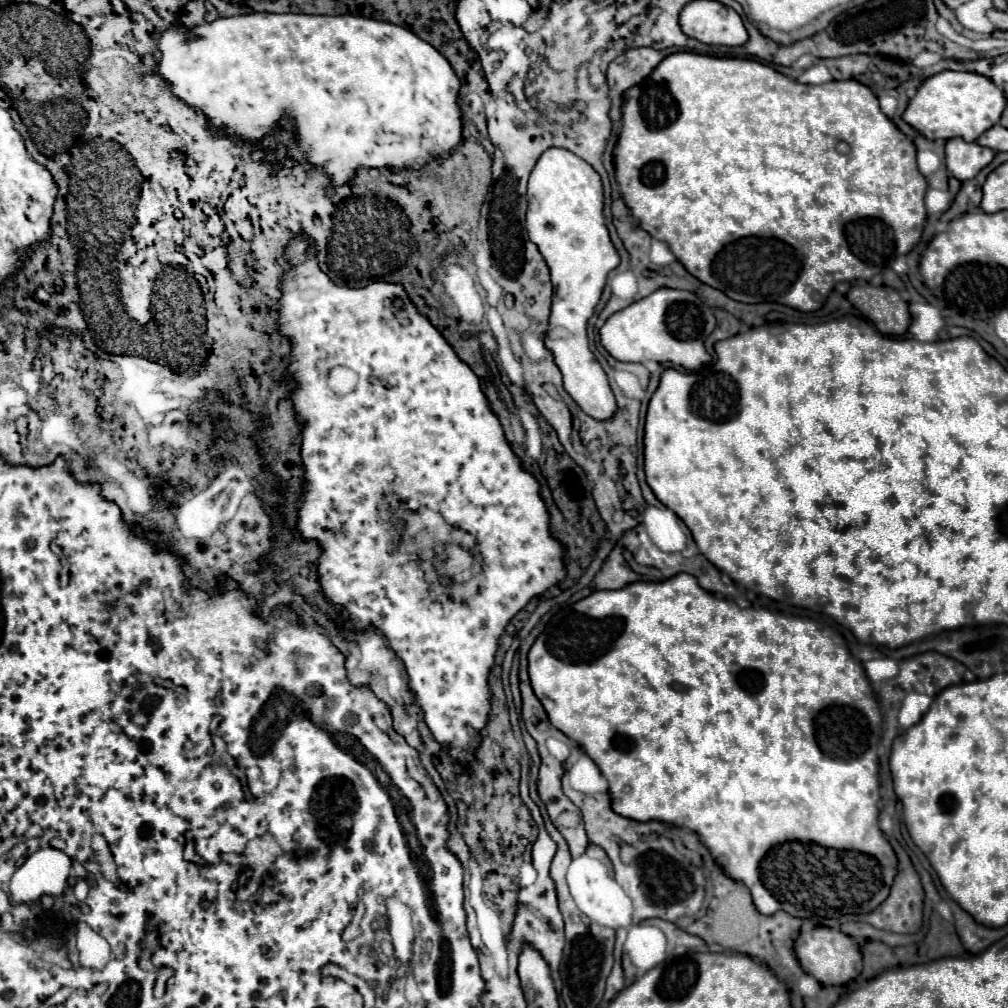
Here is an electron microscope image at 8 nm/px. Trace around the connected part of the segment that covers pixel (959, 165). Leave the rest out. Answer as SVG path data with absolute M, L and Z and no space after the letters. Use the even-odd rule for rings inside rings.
M960 138L946 142L946 168L948 174L960 182L972 180L984 166L992 162L996 152L976 142L964 142Z

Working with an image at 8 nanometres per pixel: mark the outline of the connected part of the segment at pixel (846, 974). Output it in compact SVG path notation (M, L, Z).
M814 928L796 938L794 950L804 972L812 974L822 986L844 986L862 972L862 954L860 946L840 930L832 928Z

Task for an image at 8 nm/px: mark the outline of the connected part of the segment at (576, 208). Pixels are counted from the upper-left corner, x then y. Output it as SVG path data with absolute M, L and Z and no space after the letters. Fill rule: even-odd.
M548 148L536 162L528 180L526 226L530 240L542 252L554 284L552 314L546 332L546 348L554 354L564 376L564 388L572 400L594 420L610 420L616 400L602 366L588 346L586 324L594 314L608 272L620 264L602 216L602 180L598 172L564 148Z

